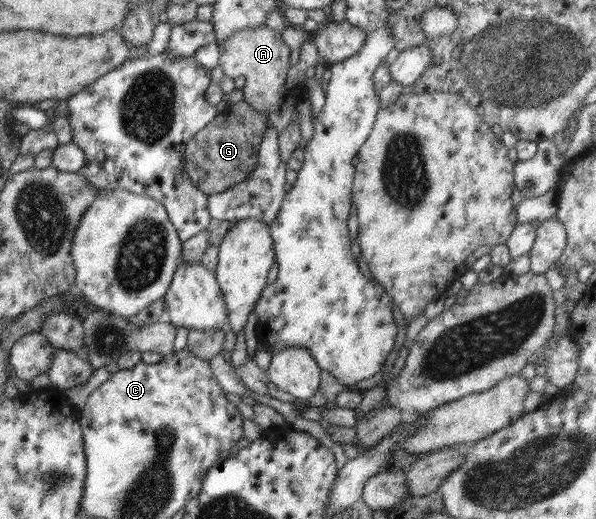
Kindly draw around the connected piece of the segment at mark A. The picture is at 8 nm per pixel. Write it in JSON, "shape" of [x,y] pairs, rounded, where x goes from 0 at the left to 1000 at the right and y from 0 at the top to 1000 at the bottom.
{"shape":[[[448,50],[401,58],[391,62],[388,73],[367,85],[367,127],[376,146],[398,150],[411,146],[411,164],[406,170],[409,193],[426,208],[446,220],[448,243],[463,247],[470,256],[490,235],[502,233],[498,202],[515,185],[515,171],[507,166],[485,170],[482,166],[482,137],[487,131],[485,106],[488,94],[478,87],[473,62],[456,58]]]}

